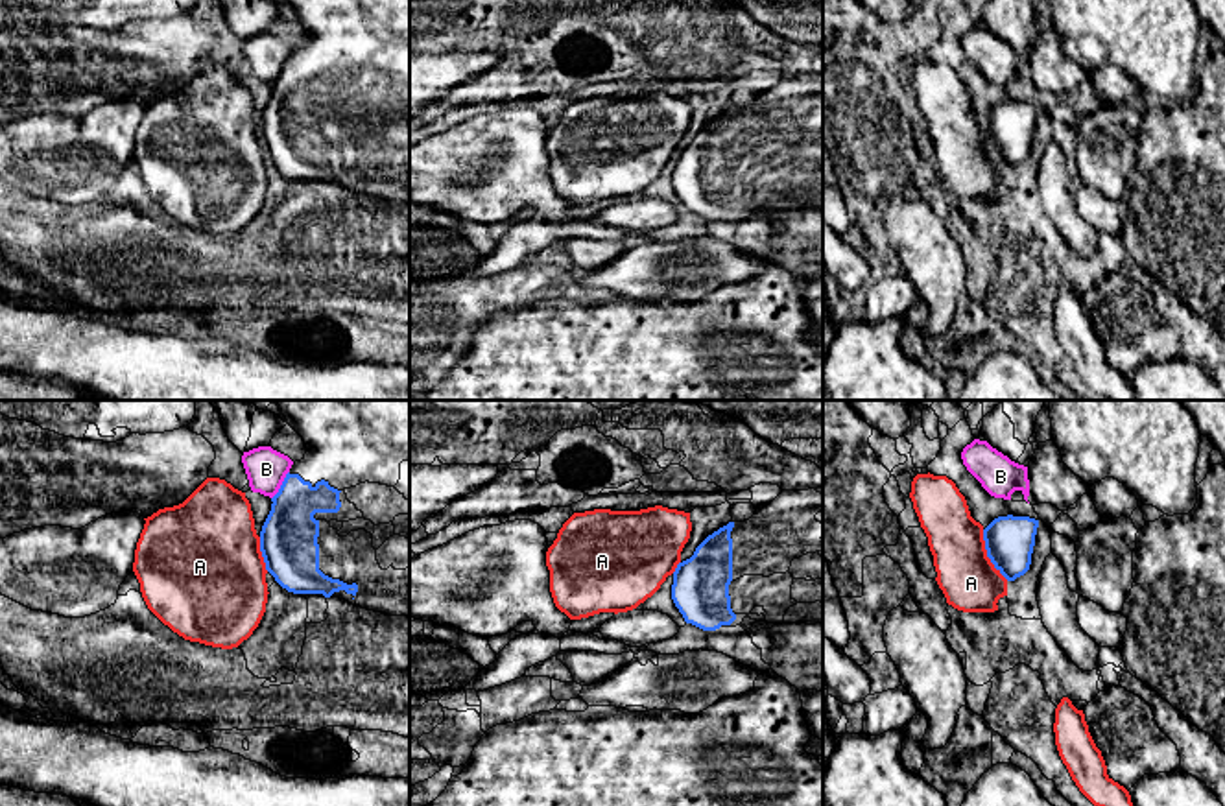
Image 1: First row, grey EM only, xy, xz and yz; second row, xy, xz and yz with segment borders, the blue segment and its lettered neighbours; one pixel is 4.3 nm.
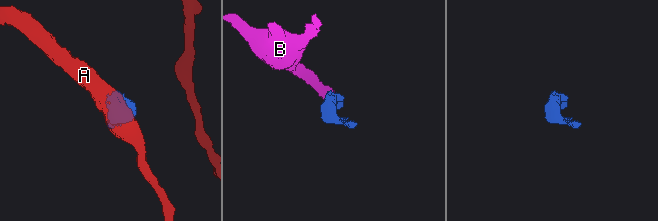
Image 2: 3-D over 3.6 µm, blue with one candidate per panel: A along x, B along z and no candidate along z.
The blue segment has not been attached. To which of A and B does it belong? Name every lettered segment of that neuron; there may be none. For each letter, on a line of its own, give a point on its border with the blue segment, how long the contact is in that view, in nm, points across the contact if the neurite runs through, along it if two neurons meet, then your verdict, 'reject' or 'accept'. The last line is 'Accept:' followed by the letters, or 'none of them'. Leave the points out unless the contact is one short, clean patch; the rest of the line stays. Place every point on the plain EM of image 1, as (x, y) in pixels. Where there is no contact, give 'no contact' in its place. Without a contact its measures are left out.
A: contact yz (987, 142); length 260 nm; border yz (982, 117), (986, 142), (1008, 166); reject
B: contact xy (281, 72); length 150 nm; border xy (288, 58), (272, 85); reject
Accept: none of them

